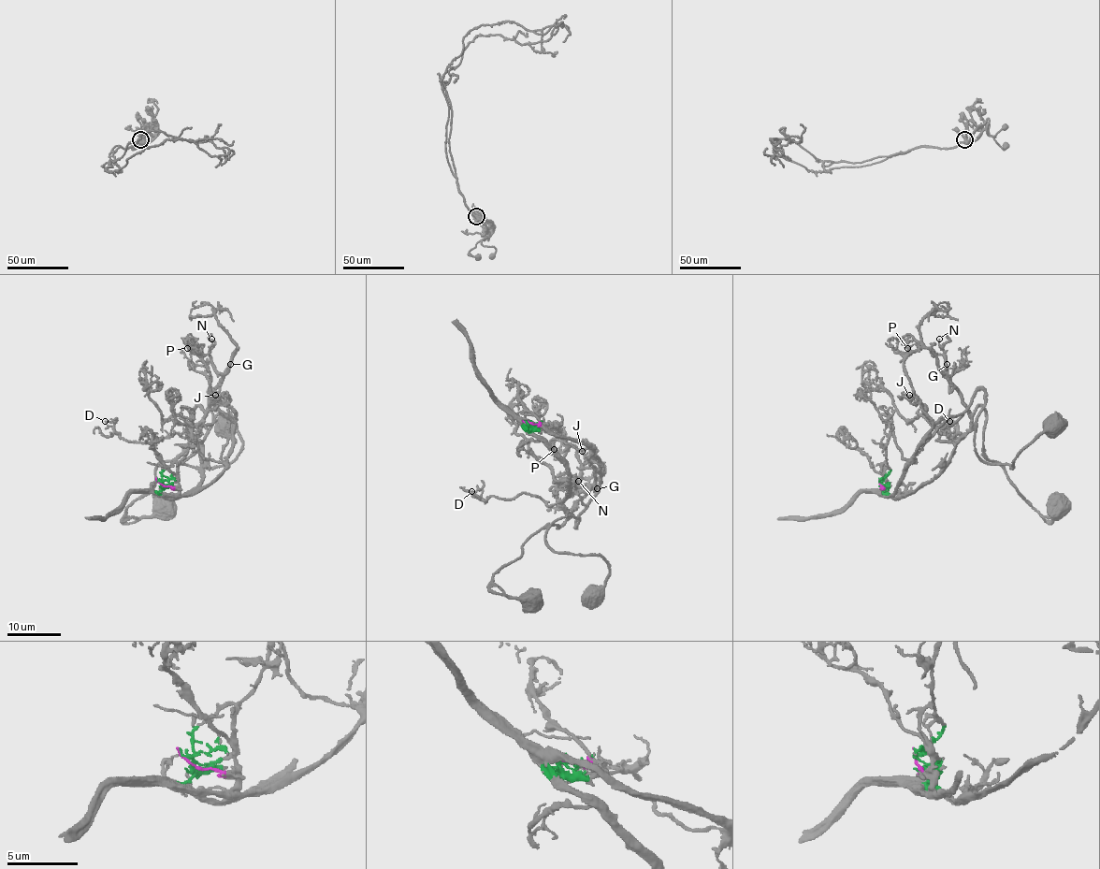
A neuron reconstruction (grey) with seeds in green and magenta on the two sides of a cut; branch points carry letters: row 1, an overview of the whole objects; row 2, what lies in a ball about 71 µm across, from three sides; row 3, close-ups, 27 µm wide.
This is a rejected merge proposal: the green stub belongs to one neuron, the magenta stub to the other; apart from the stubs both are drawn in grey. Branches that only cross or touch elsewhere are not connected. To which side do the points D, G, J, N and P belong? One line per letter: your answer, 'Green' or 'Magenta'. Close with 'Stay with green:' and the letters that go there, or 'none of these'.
D: Green
G: Green
J: Magenta
N: Green
P: Magenta
Stay with green: D, G, N

